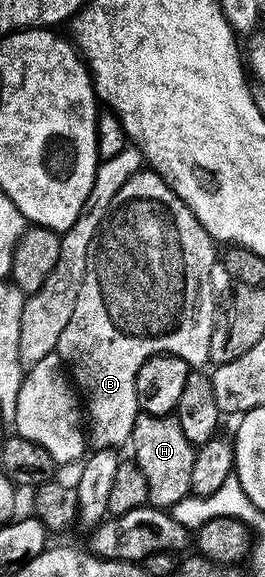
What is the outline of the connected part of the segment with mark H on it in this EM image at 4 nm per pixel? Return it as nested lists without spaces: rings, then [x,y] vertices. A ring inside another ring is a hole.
[[[141,411],[134,423],[131,449],[136,466],[142,471],[142,475],[146,475],[148,504],[152,508],[171,510],[174,503],[192,493],[190,471],[194,471],[196,449],[190,443],[190,439],[182,435],[182,427],[178,427],[175,416],[159,417]]]

